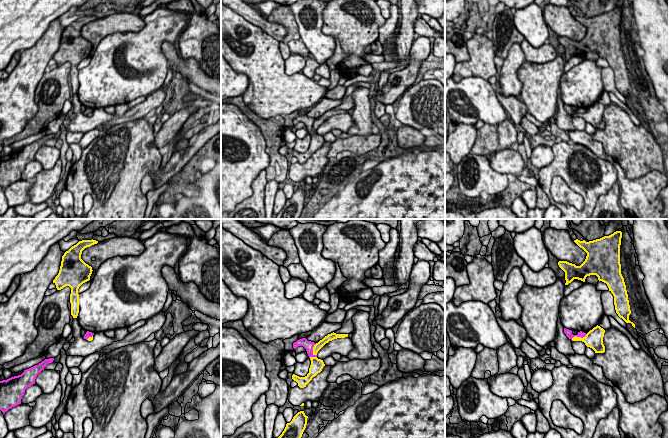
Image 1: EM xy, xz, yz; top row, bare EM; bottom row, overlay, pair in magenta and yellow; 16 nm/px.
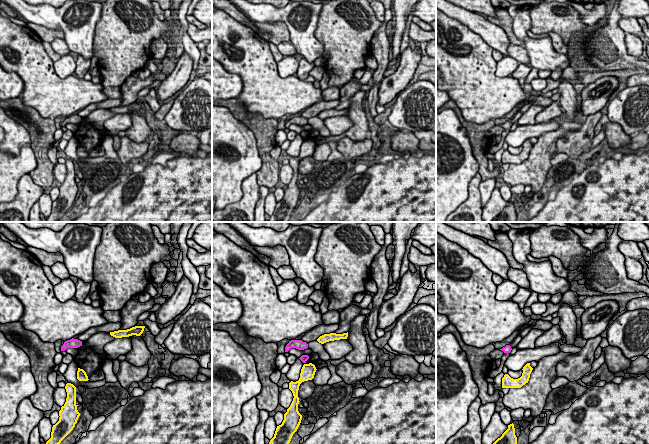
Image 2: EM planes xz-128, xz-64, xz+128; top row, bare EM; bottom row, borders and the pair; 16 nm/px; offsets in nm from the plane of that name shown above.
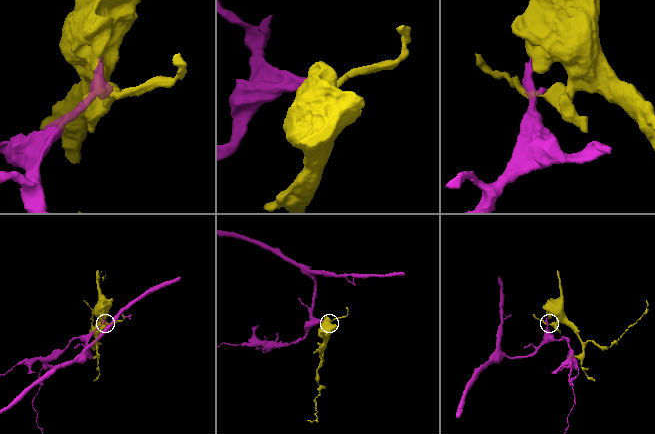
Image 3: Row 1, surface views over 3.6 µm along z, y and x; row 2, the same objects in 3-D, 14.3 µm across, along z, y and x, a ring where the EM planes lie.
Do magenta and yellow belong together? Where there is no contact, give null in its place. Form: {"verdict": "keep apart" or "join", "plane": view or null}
{"verdict": "keep apart", "plane": "xz"}

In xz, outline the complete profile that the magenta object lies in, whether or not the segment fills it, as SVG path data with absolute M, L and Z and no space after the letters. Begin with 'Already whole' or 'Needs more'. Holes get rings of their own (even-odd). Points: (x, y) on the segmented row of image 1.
Already whole. M302 338L293 343L293 348L296 349L298 346L303 346L307 351L309 358L317 357L317 355L313 354L314 345L314 342L308 341L306 338Z

